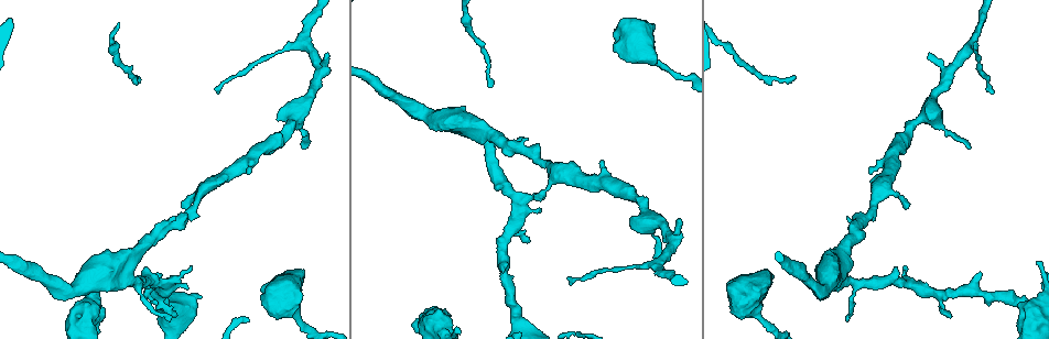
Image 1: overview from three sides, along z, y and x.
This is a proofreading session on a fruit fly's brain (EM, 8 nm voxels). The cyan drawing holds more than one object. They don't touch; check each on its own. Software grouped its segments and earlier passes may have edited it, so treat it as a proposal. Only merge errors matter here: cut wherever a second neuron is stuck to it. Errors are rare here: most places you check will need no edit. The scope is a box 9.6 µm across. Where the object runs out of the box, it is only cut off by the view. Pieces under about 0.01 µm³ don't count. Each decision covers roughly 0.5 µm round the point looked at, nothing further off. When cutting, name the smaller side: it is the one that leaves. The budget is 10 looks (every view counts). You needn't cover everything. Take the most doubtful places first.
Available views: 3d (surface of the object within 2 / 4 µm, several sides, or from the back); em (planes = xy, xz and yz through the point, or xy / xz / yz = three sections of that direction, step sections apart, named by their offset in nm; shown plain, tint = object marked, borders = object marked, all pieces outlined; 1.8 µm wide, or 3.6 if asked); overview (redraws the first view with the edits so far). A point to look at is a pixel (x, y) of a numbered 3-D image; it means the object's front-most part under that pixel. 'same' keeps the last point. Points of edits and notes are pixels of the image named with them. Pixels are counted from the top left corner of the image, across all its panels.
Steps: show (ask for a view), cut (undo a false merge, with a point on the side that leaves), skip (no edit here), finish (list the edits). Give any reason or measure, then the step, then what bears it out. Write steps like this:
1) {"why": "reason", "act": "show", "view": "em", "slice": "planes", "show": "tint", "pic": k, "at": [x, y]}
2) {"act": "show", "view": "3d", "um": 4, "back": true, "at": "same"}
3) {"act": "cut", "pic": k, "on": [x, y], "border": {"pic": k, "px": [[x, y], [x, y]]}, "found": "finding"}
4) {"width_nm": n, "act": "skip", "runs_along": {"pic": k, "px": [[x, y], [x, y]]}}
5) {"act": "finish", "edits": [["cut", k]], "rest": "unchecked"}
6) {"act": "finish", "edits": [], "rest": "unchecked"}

{"why": "abrupt turn", "act": "show", "view": "em", "slice": "planes", "show": "tint", "pic": 1, "at": [503, 266]}

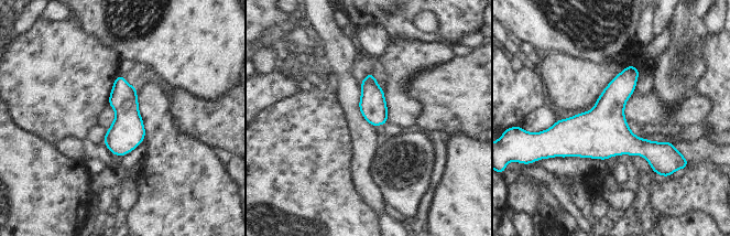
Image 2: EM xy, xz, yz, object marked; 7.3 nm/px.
{"width_nm": 200, "act": "skip", "found": "all the same neuron"}

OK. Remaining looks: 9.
{"act": "show", "view": "em", "slice": "xy", "step": 8, "show": "tint", "pic": 1, "at": [910, 285]}

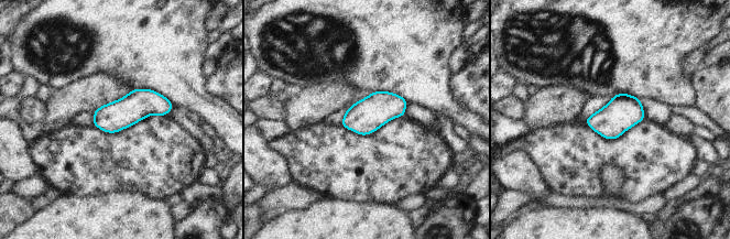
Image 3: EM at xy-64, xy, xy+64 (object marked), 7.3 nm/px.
{"width_nm": 220, "act": "skip", "found": "all the same neuron"}

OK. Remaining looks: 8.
{"why": "sudden change in width", "act": "show", "view": "em", "um": 3.6, "slice": "yz", "step": 4, "show": "plain", "pic": 1, "at": [755, 306]}

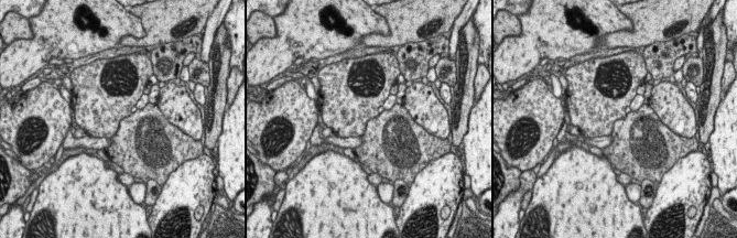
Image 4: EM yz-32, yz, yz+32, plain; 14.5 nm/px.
{"act": "show", "view": "em", "um": 3.6, "slice": "yz", "step": 4, "show": "tint", "at": "same"}

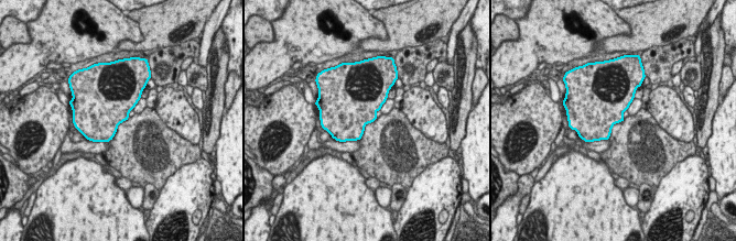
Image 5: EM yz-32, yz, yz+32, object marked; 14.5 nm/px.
{"act": "skip", "found": "all the same neuron"}

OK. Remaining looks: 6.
{"why": "branch point", "act": "show", "view": "em", "slice": "planes", "show": "tint", "pic": 1, "at": [880, 192]}

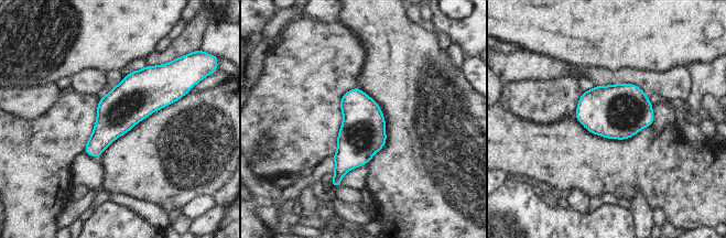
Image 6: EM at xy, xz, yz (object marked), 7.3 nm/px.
{"act": "skip", "found": "all the same neuron"}

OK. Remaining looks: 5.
{"act": "finish", "edits": [], "rest": "unchecked"}

